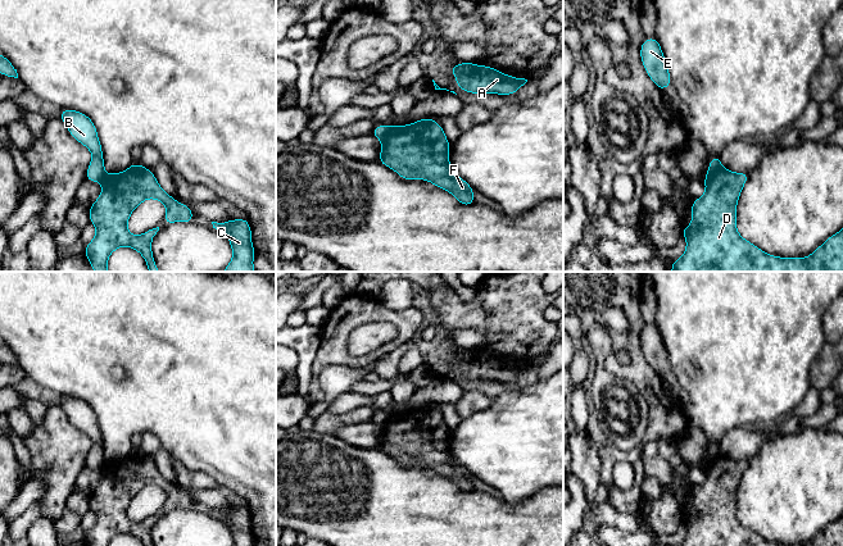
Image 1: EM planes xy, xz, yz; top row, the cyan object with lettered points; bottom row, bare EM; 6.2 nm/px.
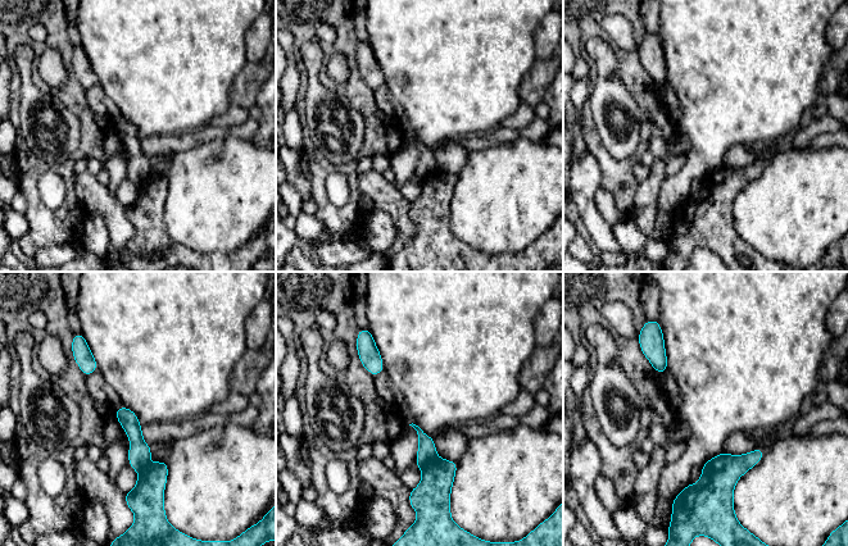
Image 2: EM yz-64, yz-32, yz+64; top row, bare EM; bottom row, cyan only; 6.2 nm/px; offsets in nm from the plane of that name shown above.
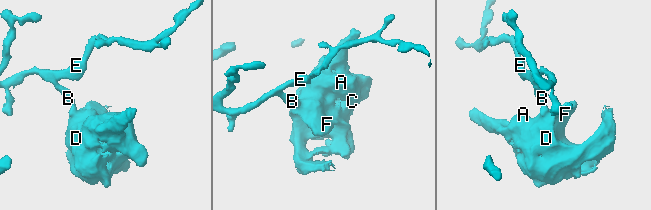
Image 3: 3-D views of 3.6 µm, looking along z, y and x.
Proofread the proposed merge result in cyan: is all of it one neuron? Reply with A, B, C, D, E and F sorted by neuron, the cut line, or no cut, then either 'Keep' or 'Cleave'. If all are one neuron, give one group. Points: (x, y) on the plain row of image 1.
Groups: A C D F / B E. Split along yz (723, 454), (706, 463). Cleave

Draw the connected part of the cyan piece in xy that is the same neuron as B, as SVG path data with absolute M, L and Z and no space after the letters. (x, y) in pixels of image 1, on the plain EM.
M62 396L59 405L65 410L68 419L92 440L85 467L100 469L105 463L104 445L94 409L86 401L71 396Z

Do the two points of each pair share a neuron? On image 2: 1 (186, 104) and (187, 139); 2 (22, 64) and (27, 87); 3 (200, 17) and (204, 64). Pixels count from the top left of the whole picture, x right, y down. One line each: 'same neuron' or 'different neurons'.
1: different neurons
2: same neuron
3: same neuron

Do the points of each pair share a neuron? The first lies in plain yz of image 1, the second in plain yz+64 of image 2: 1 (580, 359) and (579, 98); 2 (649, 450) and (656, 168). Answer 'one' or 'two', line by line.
1: two
2: two

